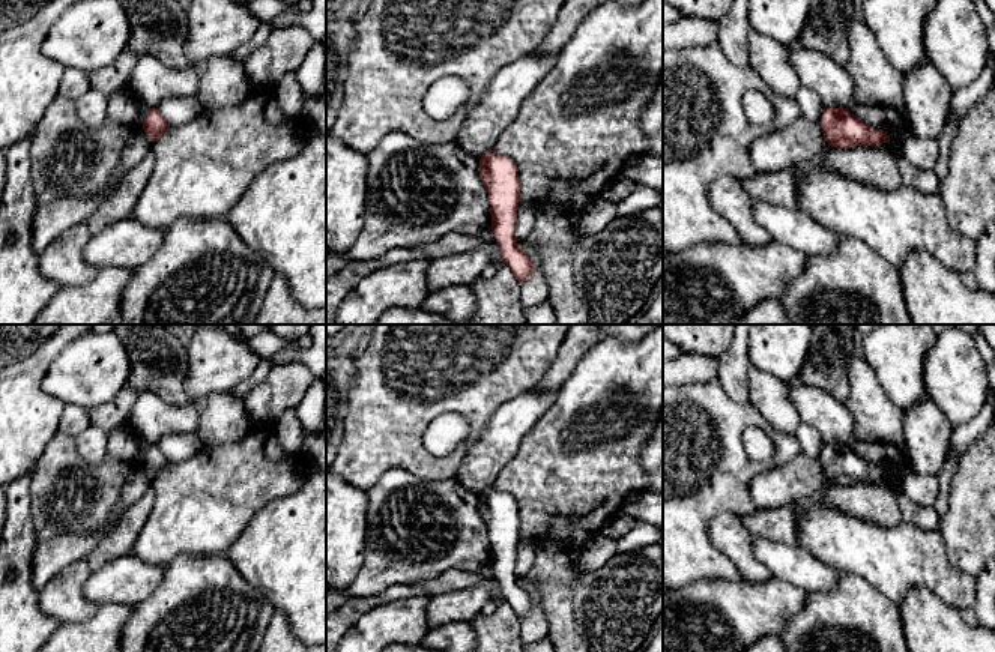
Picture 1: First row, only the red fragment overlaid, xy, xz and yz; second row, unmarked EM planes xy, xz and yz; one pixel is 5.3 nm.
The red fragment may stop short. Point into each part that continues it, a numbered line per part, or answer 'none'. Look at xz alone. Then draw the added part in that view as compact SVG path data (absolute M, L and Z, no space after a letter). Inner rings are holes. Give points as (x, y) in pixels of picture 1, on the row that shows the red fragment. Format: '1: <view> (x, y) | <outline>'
none

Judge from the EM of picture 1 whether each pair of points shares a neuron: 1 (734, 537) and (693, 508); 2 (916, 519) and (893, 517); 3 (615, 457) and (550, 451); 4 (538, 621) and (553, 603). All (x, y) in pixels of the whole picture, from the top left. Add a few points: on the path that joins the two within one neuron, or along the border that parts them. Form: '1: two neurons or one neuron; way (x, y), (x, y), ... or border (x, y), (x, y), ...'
1: two neurons; border (729, 511), (708, 526), (708, 538), (725, 553)
2: two neurons; border (896, 493), (896, 502), (904, 520)
3: one neuron; way (598, 457), (567, 457)
4: two neurons; border (525, 583), (540, 594), (547, 634)

